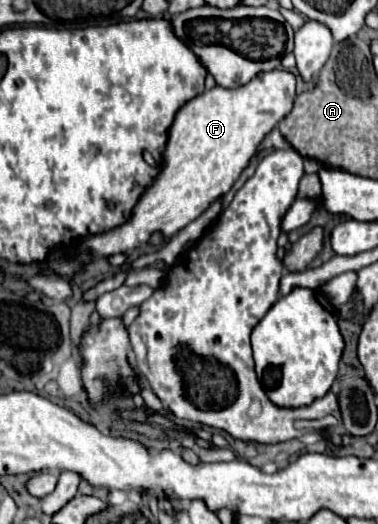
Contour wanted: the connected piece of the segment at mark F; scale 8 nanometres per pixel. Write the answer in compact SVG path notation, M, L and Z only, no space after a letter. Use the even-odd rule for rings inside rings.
M269 70L269 72L259 72L245 86L231 88L231 90L223 88L223 86L215 86L215 88L205 90L203 94L195 96L175 116L175 122L169 130L169 142L167 142L167 150L165 150L165 158L163 158L159 178L155 180L155 184L151 188L147 188L143 192L141 200L137 202L137 206L133 210L133 218L129 222L125 222L123 226L109 230L107 234L83 238L73 248L75 250L73 258L65 258L61 252L53 252L51 260L45 266L57 270L63 278L67 278L67 276L73 276L77 272L81 262L91 260L91 254L95 258L105 258L105 256L111 256L111 254L129 252L129 250L137 248L141 242L147 242L151 232L155 232L155 230L159 230L165 238L171 238L173 234L177 234L181 228L185 228L197 216L201 216L215 200L221 200L231 190L231 186L237 182L241 172L249 166L251 158L257 154L257 148L261 146L263 138L291 112L293 100L297 96L295 86L297 86L297 78L291 72Z

